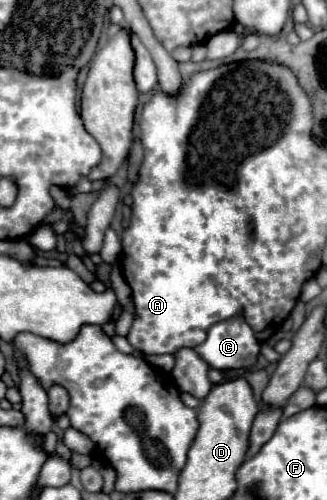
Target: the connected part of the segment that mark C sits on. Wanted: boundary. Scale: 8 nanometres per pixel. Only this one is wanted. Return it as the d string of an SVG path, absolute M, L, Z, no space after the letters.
M243 318L217 322L195 352L215 370L251 370L257 364L261 344Z

